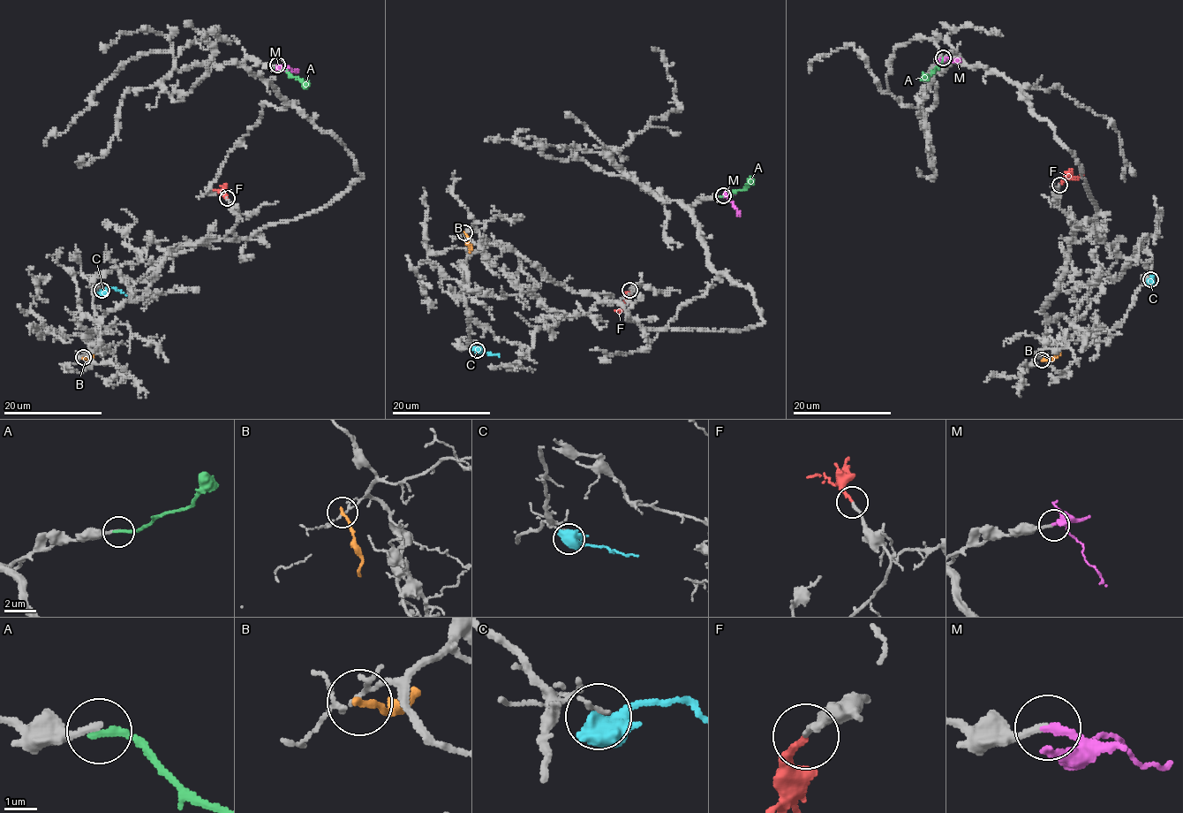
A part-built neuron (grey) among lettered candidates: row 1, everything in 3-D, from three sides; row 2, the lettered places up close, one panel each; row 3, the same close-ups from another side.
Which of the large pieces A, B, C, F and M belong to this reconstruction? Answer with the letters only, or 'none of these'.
F, M

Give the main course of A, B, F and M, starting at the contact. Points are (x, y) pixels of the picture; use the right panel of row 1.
A: (943, 58), (933, 71), (921, 79)
B: (1042, 360), (1053, 359), (1060, 352)
F: (1059, 184), (1065, 179), (1082, 176)
M: (943, 57), (942, 61), (950, 57), (953, 61), (959, 59)

